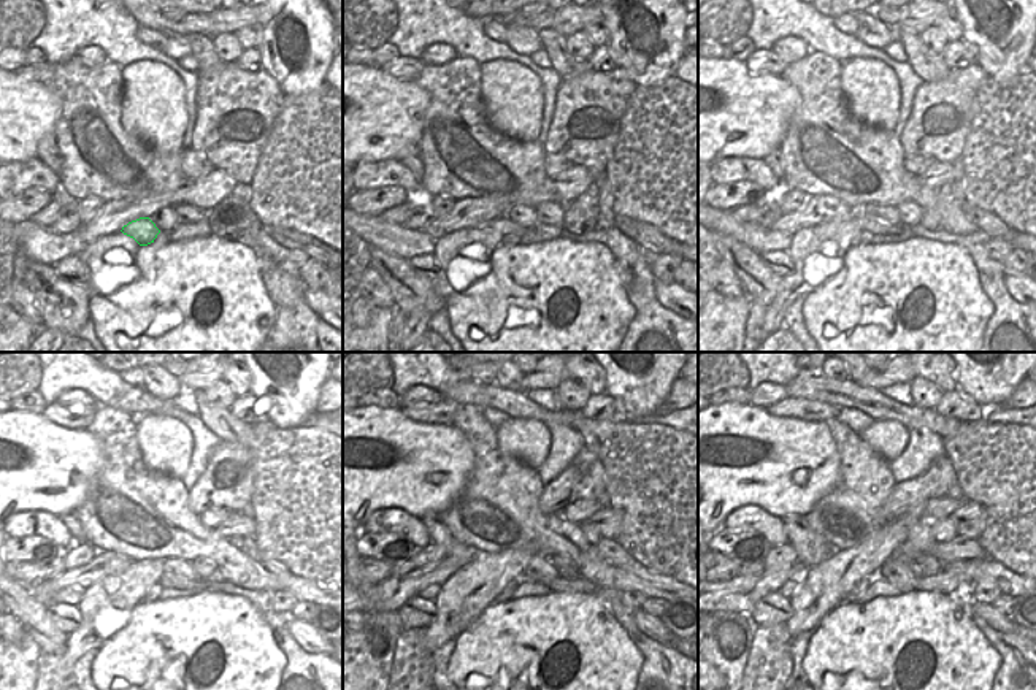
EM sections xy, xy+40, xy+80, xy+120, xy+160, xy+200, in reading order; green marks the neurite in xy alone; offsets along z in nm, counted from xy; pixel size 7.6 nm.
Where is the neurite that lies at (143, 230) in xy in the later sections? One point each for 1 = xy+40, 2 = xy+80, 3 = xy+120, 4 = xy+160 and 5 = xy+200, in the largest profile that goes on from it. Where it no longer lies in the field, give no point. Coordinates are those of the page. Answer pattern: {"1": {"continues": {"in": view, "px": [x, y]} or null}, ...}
{"1": {"continues": {"in": "xy+40", "px": [503, 224]}}, "2": {"continues": {"in": "xy+80", "px": [874, 227]}}, "3": {"continues": {"in": "xy+120", "px": [200, 586]}}, "4": {"continues": {"in": "xy+160", "px": [562, 584]}}, "5": {"continues": {"in": "xy+200", "px": [960, 573]}}}

